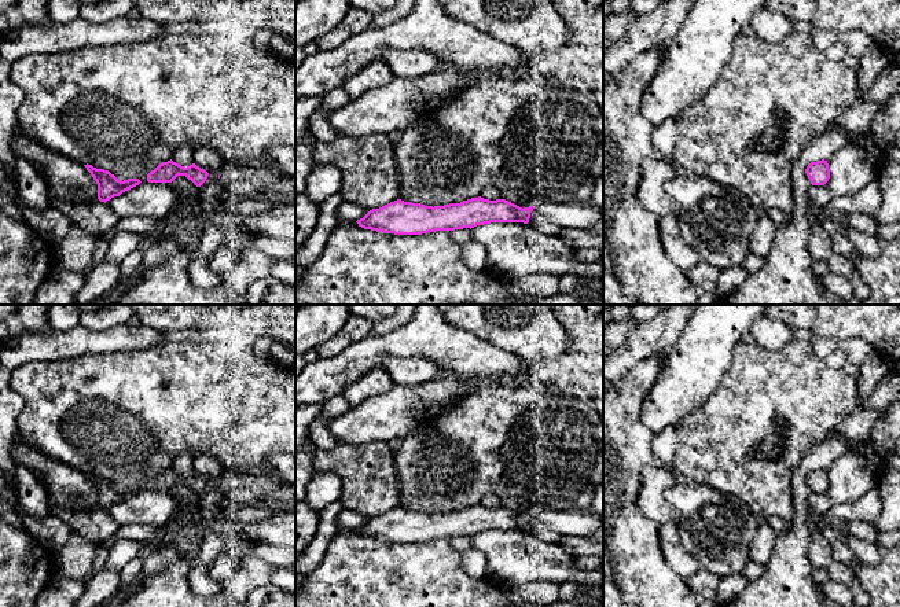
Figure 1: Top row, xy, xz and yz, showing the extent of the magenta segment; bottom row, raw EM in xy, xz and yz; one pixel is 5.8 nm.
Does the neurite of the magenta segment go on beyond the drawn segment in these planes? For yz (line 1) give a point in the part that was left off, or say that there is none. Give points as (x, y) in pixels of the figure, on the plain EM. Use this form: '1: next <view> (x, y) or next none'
1: next none

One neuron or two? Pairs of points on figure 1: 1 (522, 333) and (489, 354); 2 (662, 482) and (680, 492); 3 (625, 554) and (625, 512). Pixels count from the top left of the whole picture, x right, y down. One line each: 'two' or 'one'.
1: two
2: two
3: one

